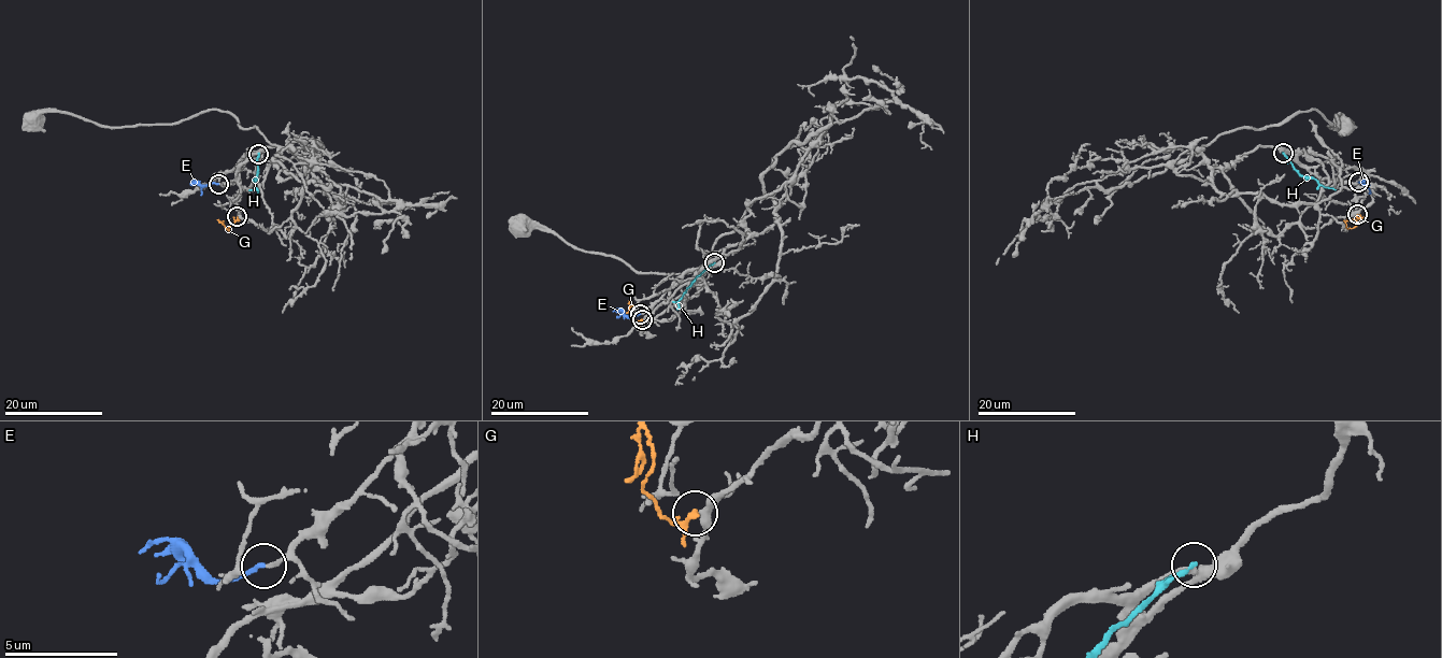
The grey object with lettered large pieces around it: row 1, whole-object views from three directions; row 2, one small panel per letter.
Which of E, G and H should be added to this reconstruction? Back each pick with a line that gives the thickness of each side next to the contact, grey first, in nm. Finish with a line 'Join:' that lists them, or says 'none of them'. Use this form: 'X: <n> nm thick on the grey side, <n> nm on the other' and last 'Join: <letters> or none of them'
E: 180 nm thick on the grey side, 200 nm on the other
G: 360 nm thick on the grey side, 170 nm on the other
Join: E, G

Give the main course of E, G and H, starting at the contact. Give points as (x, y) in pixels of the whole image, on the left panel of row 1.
E: (218, 184), (189, 184)
G: (237, 217), (228, 230), (223, 222)
H: (259, 154), (257, 191)

